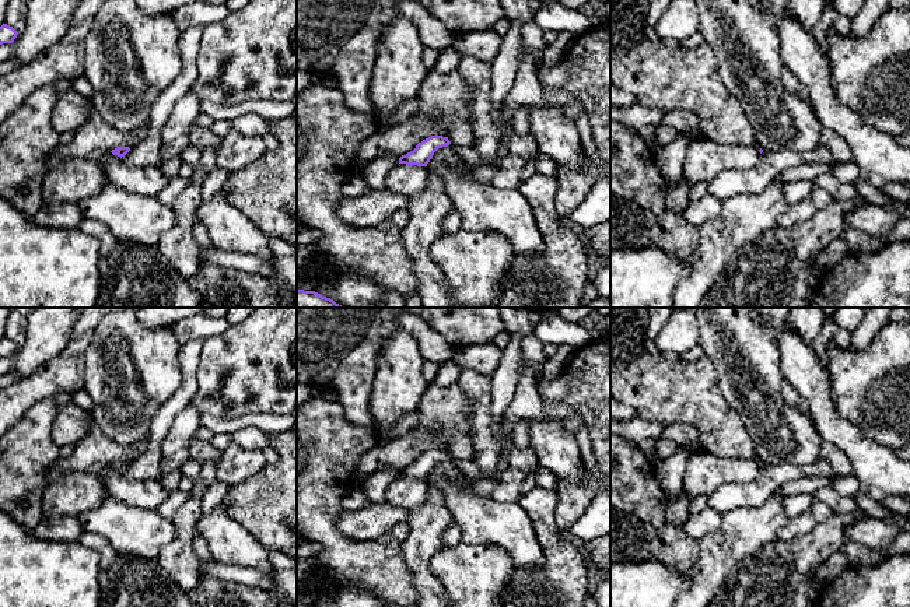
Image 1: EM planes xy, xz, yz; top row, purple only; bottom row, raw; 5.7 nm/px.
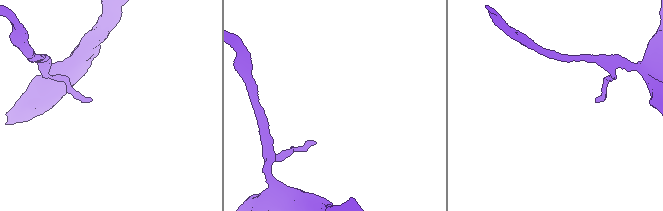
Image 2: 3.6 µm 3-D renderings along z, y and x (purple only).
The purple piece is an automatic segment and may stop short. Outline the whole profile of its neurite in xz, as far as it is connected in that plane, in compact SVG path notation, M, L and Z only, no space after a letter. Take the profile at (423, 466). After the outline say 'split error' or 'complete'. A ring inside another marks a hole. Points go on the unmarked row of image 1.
M431 449L416 459L416 462L399 471L399 477L427 480L438 462L449 459L448 450Z; complete

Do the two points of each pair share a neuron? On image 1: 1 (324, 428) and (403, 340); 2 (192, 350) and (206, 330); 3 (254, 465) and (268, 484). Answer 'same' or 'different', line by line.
1: different
2: different
3: different

